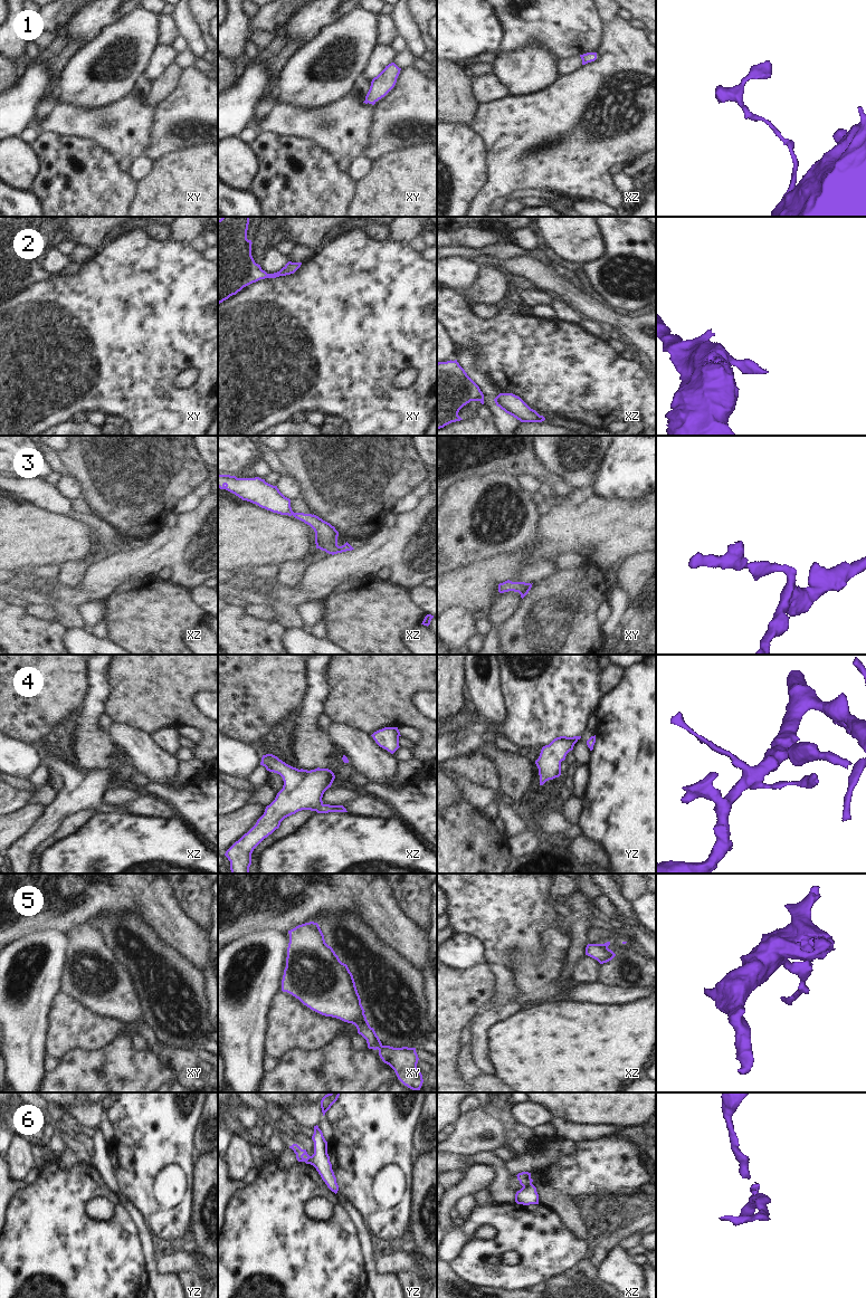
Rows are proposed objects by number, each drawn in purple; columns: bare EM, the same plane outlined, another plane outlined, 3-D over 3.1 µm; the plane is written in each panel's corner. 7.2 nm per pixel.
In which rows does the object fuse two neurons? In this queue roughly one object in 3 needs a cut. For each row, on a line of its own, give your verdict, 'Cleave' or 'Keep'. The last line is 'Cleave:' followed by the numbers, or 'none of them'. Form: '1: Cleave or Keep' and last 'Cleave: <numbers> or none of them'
1: Keep
2: Keep
3: Keep
4: Keep
5: Keep
6: Cleave
Cleave: 6.

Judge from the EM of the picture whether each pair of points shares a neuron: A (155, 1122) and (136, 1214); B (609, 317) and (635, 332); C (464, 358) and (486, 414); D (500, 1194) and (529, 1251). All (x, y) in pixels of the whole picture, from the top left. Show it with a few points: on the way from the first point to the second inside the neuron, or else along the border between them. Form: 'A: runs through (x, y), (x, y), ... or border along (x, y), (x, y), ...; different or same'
A: border along (120, 1190), (135, 1204), (150, 1227); different
B: runs through (616, 321), (628, 326); same
C: border along (484, 403), (489, 409), (494, 420); different
D: border along (514, 1201), (494, 1204); different

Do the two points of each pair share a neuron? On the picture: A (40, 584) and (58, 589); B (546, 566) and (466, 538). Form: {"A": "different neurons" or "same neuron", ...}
{"A": "different neurons", "B": "same neuron"}

